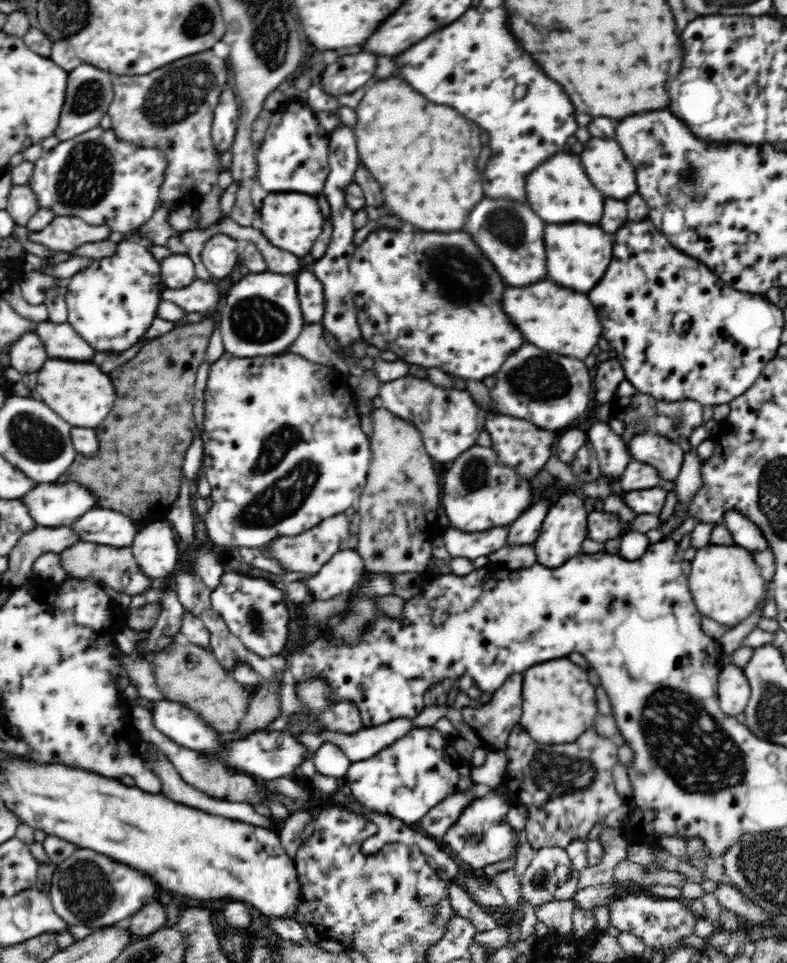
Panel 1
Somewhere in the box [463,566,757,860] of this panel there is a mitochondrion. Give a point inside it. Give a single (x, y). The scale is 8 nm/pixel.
(698, 754)

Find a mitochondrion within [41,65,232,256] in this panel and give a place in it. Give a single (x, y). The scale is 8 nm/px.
(85, 176)

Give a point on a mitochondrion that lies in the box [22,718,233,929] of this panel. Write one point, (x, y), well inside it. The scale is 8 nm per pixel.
(83, 887)

